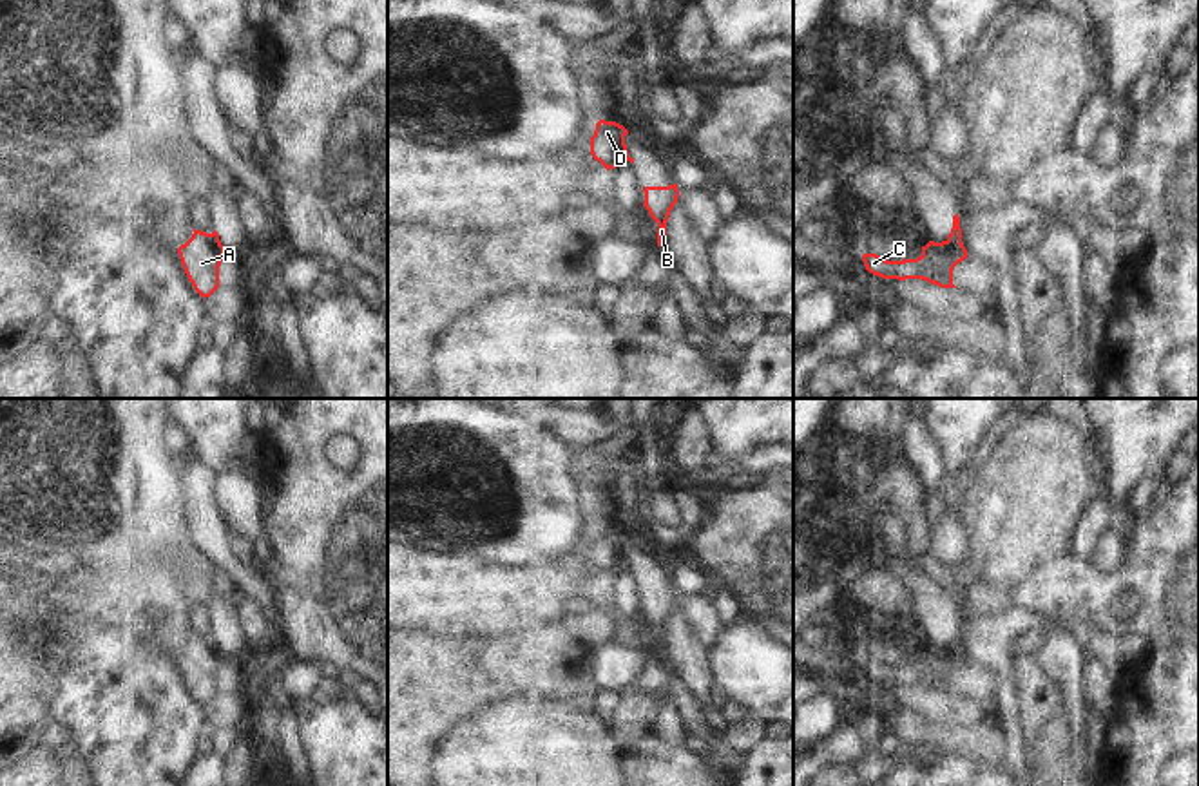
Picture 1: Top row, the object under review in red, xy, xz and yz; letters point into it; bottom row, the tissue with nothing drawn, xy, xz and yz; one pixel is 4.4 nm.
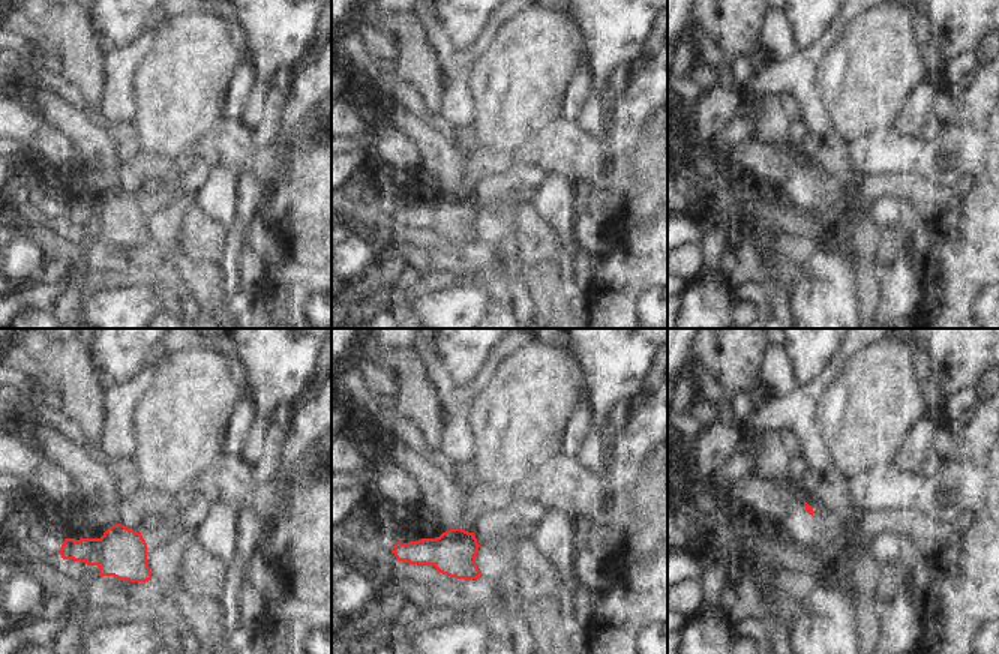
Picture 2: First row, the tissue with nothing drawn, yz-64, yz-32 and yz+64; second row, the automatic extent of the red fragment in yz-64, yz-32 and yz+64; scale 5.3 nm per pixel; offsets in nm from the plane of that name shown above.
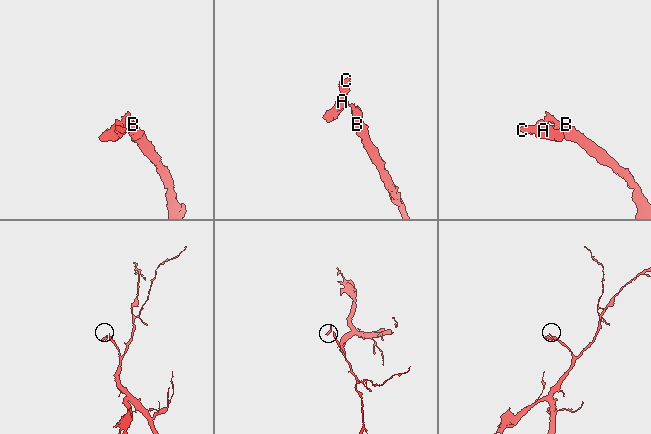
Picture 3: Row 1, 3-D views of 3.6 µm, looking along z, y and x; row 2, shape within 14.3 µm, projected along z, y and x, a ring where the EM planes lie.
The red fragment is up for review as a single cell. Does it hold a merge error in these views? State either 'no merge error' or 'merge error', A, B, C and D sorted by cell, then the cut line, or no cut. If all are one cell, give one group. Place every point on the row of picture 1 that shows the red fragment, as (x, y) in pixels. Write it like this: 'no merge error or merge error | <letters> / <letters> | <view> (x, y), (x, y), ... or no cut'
merge error | A C D / B | yz (960, 238), (948, 241)

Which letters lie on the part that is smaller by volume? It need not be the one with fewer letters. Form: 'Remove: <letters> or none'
Remove: A, C, D

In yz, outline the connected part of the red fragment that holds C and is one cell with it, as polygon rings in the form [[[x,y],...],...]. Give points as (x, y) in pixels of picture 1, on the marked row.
[[[953,239],[929,241],[922,246],[922,255],[916,259],[887,261],[877,254],[864,254],[862,261],[869,273],[882,279],[922,279],[940,288],[956,288],[953,284],[953,270],[967,257],[962,239]]]

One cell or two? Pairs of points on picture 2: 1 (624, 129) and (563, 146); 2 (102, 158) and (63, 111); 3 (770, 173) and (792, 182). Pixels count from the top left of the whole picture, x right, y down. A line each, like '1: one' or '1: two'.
1: one
2: one
3: two

